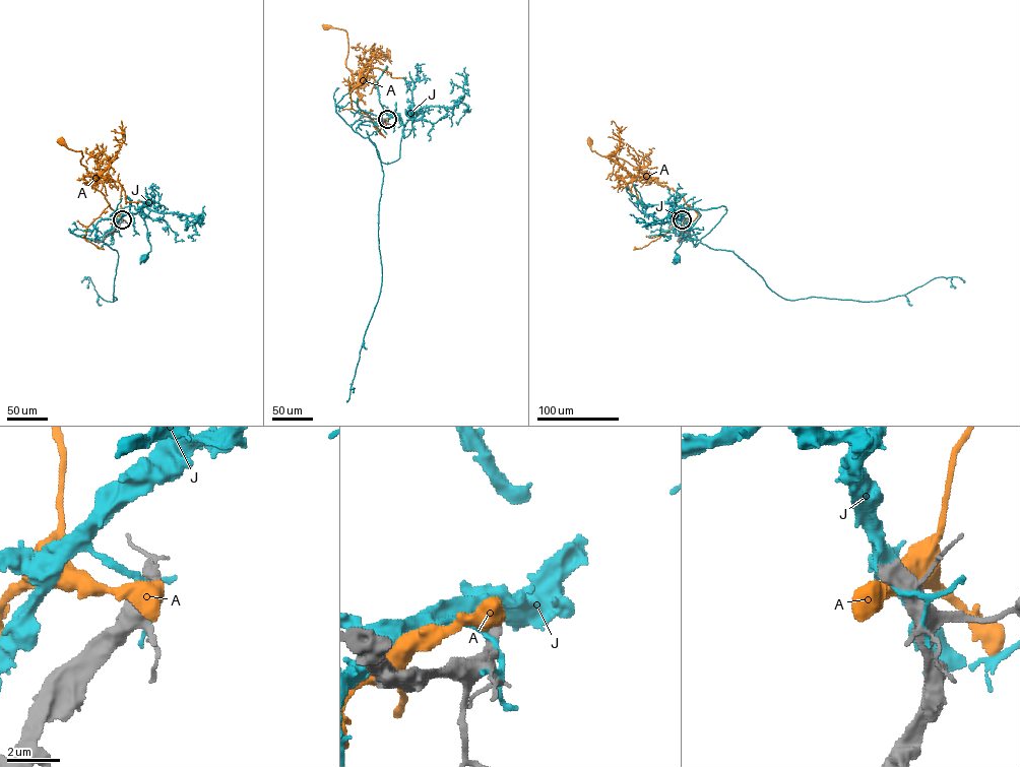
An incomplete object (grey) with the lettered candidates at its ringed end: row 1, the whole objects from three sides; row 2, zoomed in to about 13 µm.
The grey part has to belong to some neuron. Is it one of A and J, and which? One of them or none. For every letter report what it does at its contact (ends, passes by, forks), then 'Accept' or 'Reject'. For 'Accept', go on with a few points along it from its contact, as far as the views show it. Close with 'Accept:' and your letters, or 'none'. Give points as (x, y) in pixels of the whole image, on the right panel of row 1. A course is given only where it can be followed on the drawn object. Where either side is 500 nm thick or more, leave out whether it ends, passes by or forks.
A: Reject
J: It forks there. Reject
Accept: none

